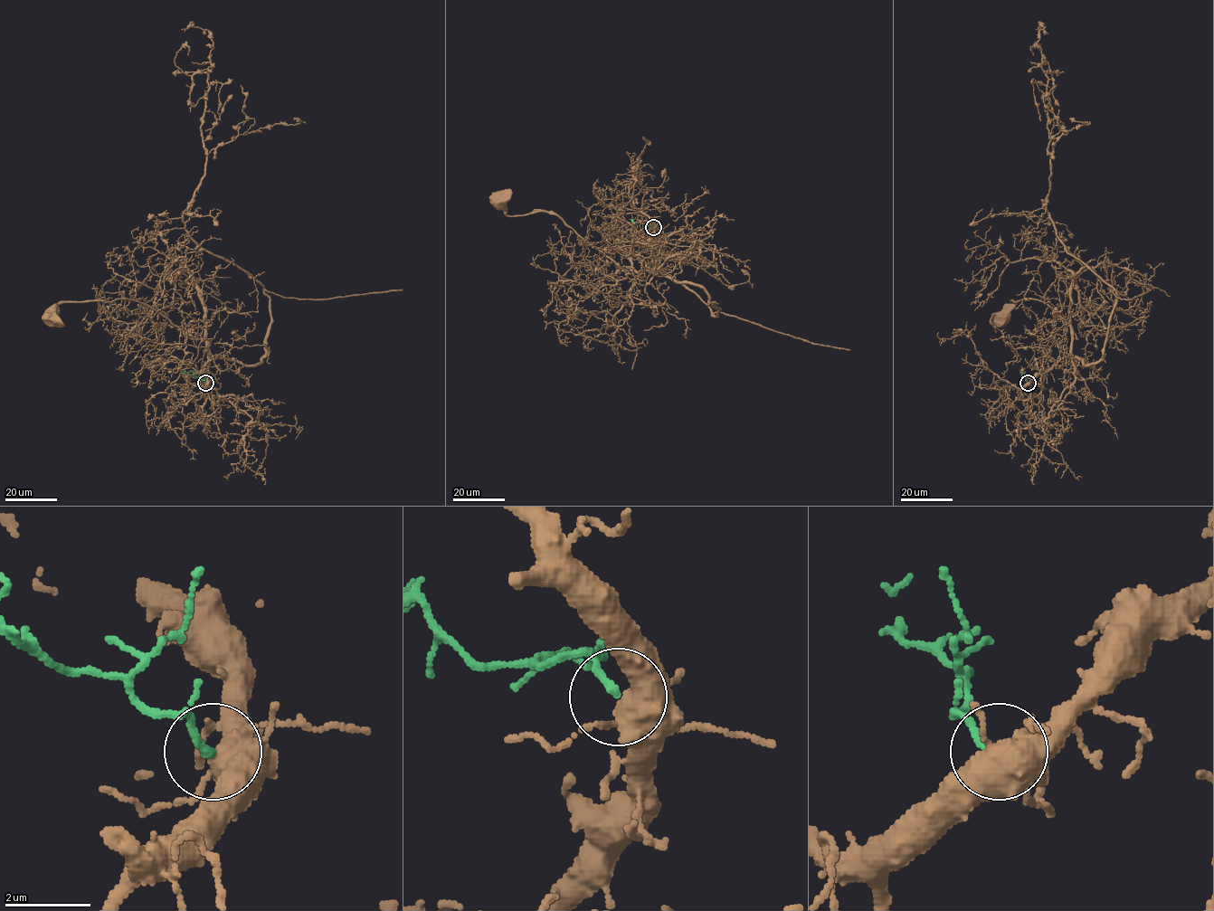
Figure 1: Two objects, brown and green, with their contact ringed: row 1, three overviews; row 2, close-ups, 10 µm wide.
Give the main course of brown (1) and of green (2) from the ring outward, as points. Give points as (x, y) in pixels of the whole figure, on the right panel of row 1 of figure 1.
1: (1028, 383), (1069, 354), (1072, 280), (1057, 262), (1020, 260), (1049, 189), (1053, 71), (1032, 45), (1034, 55)
2: (1028, 383), (1024, 374), (1019, 372)

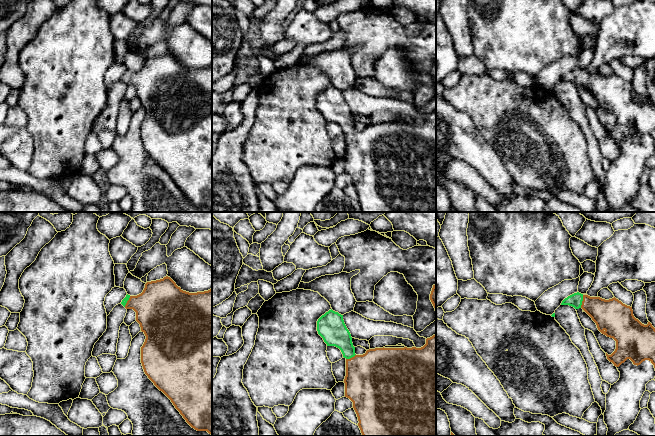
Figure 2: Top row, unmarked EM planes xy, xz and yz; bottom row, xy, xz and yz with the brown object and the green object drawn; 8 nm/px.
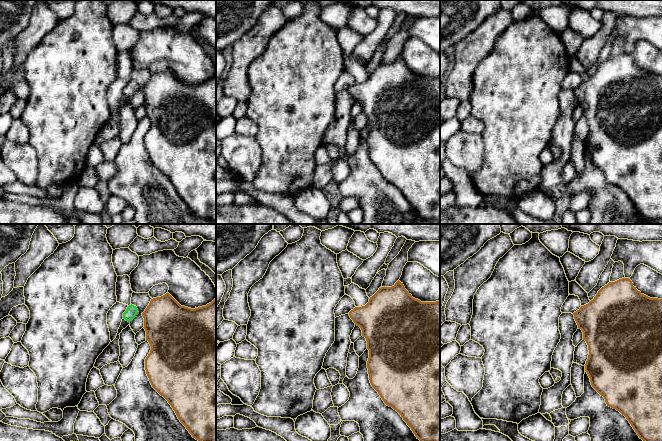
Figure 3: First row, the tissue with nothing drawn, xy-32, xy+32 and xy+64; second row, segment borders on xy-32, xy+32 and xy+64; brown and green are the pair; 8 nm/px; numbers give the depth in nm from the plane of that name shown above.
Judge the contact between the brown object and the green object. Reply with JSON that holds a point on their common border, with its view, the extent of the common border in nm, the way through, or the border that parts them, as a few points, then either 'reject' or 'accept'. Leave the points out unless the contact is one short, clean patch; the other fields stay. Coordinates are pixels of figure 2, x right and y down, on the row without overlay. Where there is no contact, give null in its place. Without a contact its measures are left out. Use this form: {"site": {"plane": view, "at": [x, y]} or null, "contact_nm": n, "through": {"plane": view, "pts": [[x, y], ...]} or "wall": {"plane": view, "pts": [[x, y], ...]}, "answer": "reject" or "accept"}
{"site": {"plane": "yz", "at": [582, 77]}, "contact_nm": 110, "through": {"plane": "yz", "pts": [[609, 91], [582, 77], [575, 76]]}, "answer": "accept"}

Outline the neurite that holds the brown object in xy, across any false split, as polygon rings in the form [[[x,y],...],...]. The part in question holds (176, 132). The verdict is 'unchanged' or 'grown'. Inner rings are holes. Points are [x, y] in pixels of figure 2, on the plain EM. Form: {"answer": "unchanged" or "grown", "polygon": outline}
{"answer": "grown", "polygon": [[[166,52],[147,58],[143,68],[137,72],[127,70],[121,80],[136,88],[136,97],[146,112],[141,123],[141,139],[145,150],[171,176],[192,204],[212,211],[212,64],[189,69]]]}

